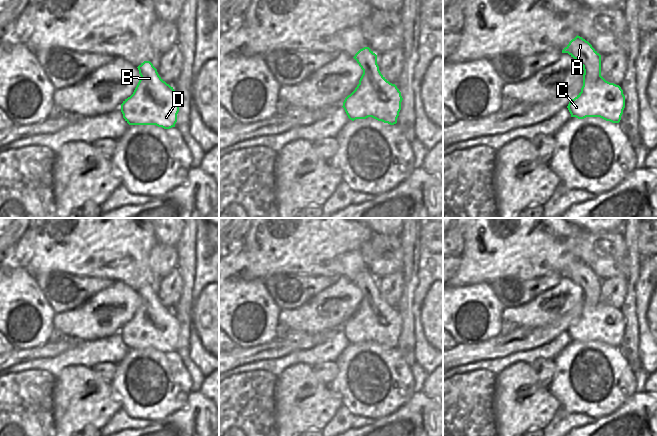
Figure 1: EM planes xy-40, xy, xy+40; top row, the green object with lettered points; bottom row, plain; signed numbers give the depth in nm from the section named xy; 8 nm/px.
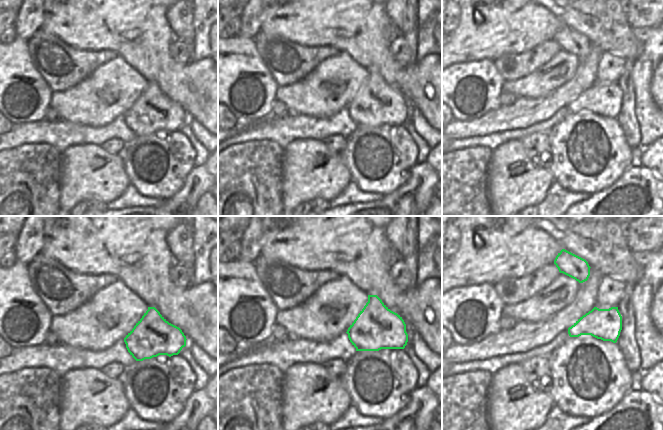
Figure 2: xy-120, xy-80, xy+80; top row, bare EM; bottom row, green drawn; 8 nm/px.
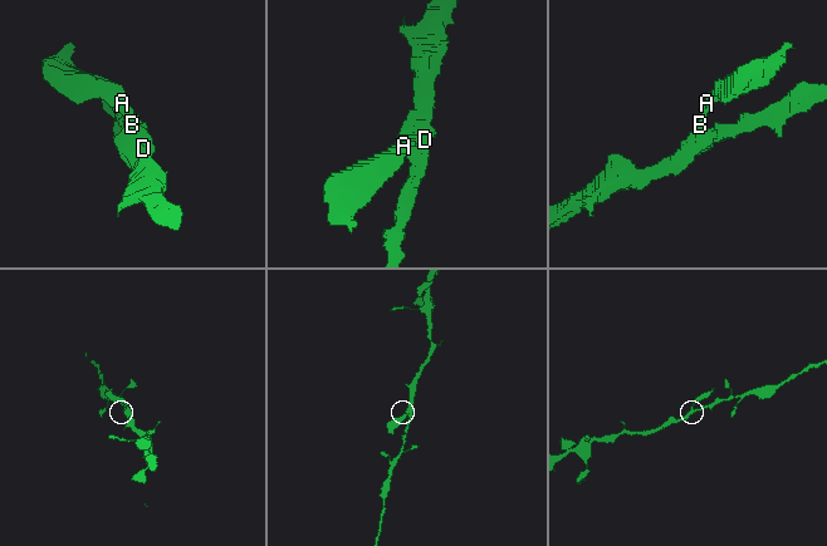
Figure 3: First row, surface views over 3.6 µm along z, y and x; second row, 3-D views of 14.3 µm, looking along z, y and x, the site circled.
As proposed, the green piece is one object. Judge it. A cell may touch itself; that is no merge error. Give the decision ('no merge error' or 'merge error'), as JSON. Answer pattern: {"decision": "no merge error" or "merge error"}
{"decision": "no merge error"}

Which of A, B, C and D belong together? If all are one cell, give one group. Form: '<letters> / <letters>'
A B C D

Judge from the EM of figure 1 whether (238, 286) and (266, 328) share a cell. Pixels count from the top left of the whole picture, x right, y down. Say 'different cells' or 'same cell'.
same cell

